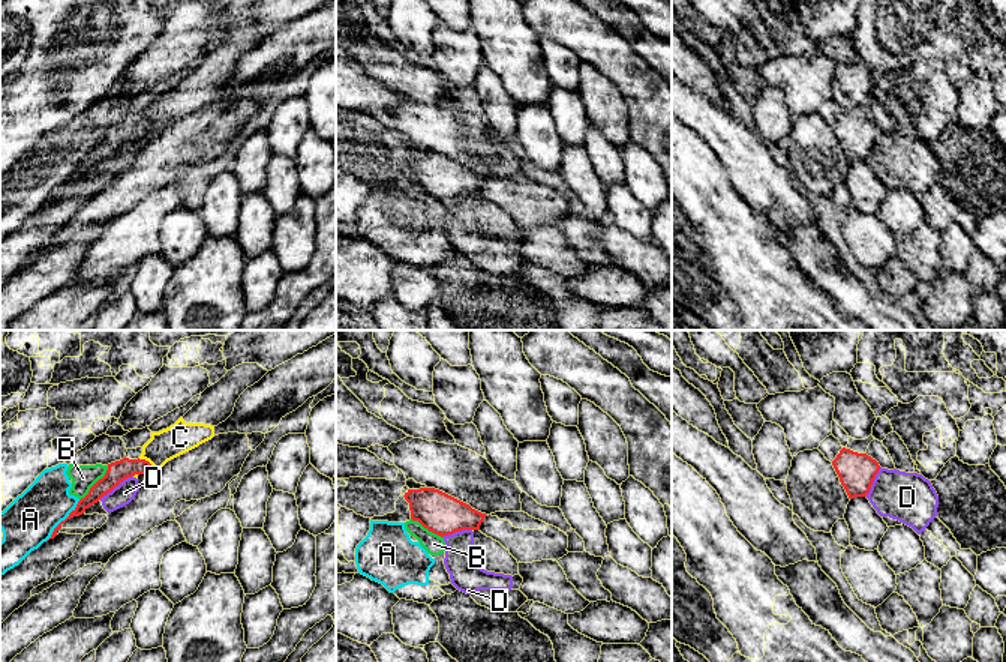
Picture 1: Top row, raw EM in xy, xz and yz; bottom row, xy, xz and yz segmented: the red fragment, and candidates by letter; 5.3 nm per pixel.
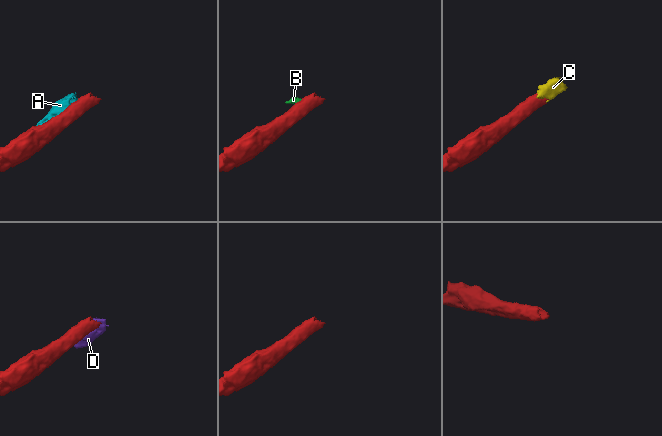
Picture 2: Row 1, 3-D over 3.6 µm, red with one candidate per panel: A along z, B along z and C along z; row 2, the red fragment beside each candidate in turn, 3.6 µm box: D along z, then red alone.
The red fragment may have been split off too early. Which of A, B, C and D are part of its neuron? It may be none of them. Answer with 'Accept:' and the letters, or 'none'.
Accept: C

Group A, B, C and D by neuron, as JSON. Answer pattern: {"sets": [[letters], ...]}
{"sets": [["A", "B"], ["C"], ["D"]]}

